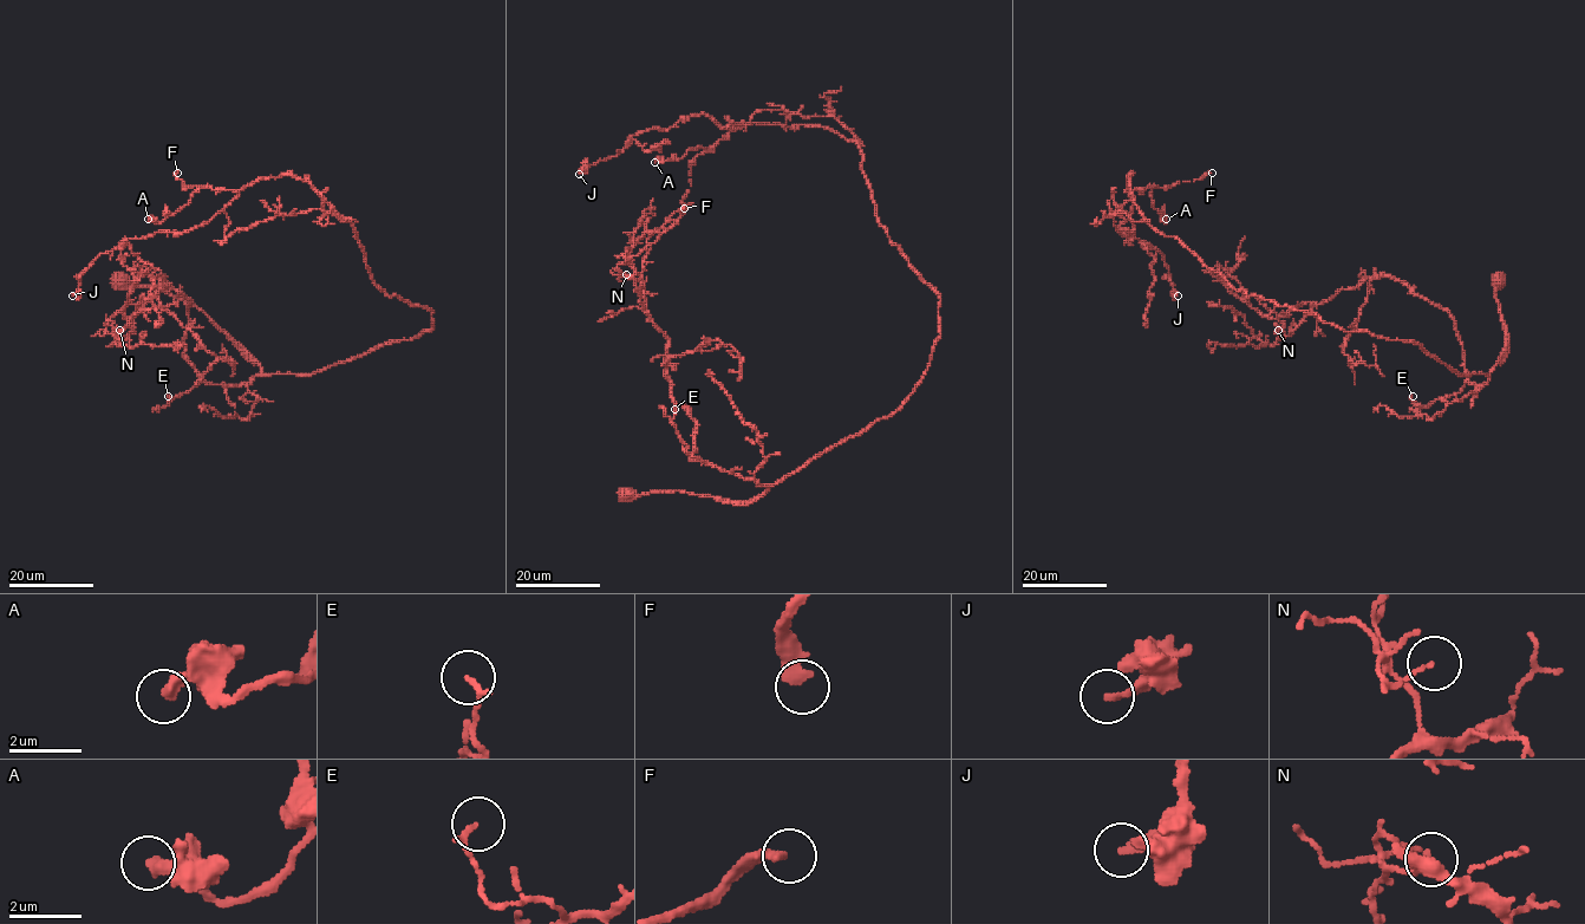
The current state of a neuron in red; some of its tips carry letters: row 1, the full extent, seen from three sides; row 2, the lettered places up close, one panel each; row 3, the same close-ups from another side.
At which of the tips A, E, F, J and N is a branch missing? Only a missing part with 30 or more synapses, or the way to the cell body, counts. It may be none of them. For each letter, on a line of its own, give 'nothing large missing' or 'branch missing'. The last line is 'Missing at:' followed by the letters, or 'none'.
A: nothing large missing
E: nothing large missing
F: branch missing
J: nothing large missing
N: nothing large missing
Missing at: F

